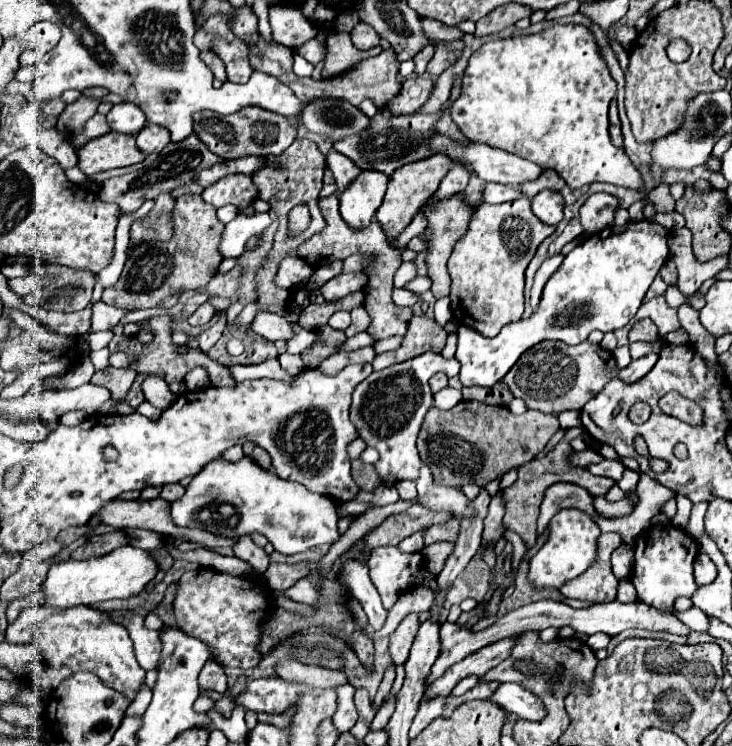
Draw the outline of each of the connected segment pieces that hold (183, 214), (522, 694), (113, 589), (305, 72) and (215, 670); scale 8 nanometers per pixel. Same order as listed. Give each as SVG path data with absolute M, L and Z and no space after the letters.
M184 195L176 199L174 207L174 237L168 243L142 243L134 247L134 251L128 251L128 261L124 265L124 271L118 279L116 285L104 289L102 301L108 305L120 307L120 309L146 309L146 307L156 307L160 305L166 297L178 293L178 291L190 291L190 289L200 289L202 285L210 283L218 275L220 263L222 263L222 253L220 253L220 241L222 241L222 231L224 223L216 217L216 209L210 207L200 199L200 195Z
M500 683L500 687L492 693L490 701L500 705L504 711L530 721L538 721L544 717L542 701L516 683Z
M132 545L118 547L118 551L102 555L100 559L60 561L50 567L48 579L44 583L46 607L68 609L72 605L92 605L108 599L128 599L132 595L138 595L154 579L156 571L156 561L146 551Z
M294 55L294 73L298 77L310 77L314 71L314 65L308 63L306 59L302 59L300 55Z
M206 661L206 665L200 671L198 683L200 683L202 691L218 691L218 693L226 693L228 691L224 669L214 661Z

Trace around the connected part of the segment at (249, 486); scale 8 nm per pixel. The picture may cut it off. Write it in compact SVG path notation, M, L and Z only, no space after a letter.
M218 457L210 461L206 467L202 467L202 471L192 477L190 485L186 487L184 497L172 503L172 519L180 527L200 527L204 531L210 531L222 537L238 539L242 535L262 533L274 545L274 549L284 555L300 553L300 551L306 551L322 543L332 545L340 539L340 533L336 527L338 513L336 513L336 505L332 503L332 499L328 499L326 495L312 493L294 481L282 479L274 475L274 471L266 471L264 467L258 467L258 463L254 463L254 459L250 457L242 457L236 463L226 461L224 457Z

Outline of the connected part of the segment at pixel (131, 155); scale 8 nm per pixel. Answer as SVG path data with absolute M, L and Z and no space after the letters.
M106 133L78 149L78 167L86 175L102 173L116 167L128 167L144 161L144 153L136 147L134 135Z

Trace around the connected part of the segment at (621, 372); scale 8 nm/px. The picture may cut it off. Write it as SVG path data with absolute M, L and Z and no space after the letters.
M544 341L530 347L530 351L526 351L526 355L522 355L518 363L514 363L514 367L506 373L502 381L510 387L514 397L526 401L528 409L560 413L566 409L582 409L586 405L586 399L592 399L598 391L602 391L602 387L610 379L618 378L627 384L636 383L638 379L650 373L650 367L654 367L656 361L658 355L648 353L646 357L632 360L627 367L620 369L616 365L614 355L602 349L600 345L592 345L588 341L580 345Z

